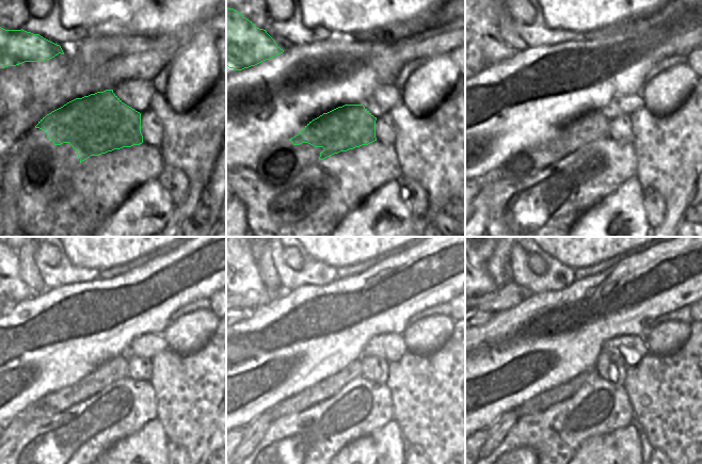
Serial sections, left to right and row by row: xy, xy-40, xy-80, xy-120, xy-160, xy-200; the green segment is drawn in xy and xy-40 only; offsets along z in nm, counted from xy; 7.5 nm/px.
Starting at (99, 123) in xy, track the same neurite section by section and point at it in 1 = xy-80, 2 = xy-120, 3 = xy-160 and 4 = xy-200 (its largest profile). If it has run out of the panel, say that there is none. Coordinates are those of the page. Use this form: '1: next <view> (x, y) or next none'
1: next xy-80 (593, 126)
2: next xy-120 (115, 369)
3: next xy-160 (335, 383)
4: next xy-200 (572, 385)

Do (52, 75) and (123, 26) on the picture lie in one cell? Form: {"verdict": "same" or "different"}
{"verdict": "different"}

